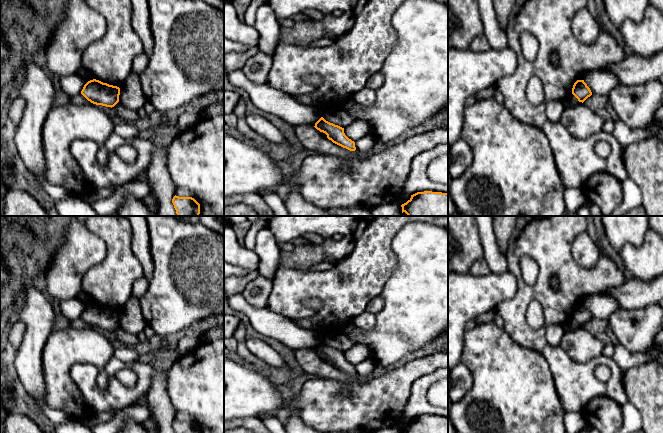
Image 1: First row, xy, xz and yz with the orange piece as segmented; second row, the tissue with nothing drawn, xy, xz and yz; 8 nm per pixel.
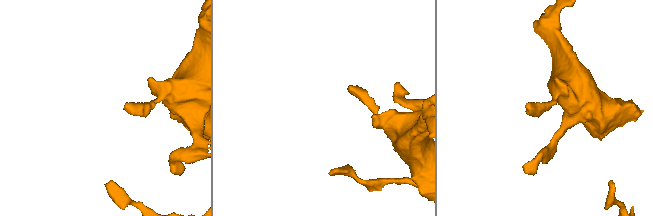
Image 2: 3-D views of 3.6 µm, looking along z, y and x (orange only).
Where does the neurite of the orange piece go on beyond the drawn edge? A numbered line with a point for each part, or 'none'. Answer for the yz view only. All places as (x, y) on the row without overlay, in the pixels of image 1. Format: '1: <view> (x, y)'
none

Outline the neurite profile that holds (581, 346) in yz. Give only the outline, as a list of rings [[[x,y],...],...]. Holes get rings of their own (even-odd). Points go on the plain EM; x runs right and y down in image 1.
[[[579,326],[564,332],[560,346],[573,361],[587,363],[602,354],[604,343]]]

